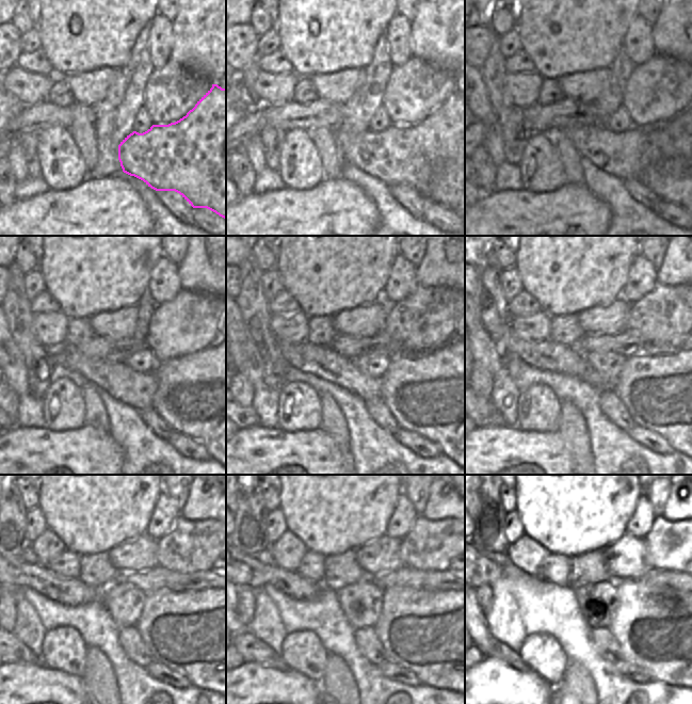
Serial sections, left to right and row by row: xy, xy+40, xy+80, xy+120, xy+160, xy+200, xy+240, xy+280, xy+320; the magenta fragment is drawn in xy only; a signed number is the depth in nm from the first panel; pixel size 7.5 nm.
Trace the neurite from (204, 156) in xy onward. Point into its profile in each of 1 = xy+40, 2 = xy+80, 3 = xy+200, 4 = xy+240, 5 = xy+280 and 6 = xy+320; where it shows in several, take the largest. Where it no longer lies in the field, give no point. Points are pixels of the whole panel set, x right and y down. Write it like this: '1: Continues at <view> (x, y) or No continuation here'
1: Continues at xy+40 (401, 154)
2: Continues at xy+80 (618, 153)
3: Continues at xy+200 (545, 354)
4: Continues at xy+240 (64, 590)
5: Continues at xy+280 (247, 572)
6: Continues at xy+320 (486, 571).

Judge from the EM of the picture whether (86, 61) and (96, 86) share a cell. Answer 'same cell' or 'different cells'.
different cells

